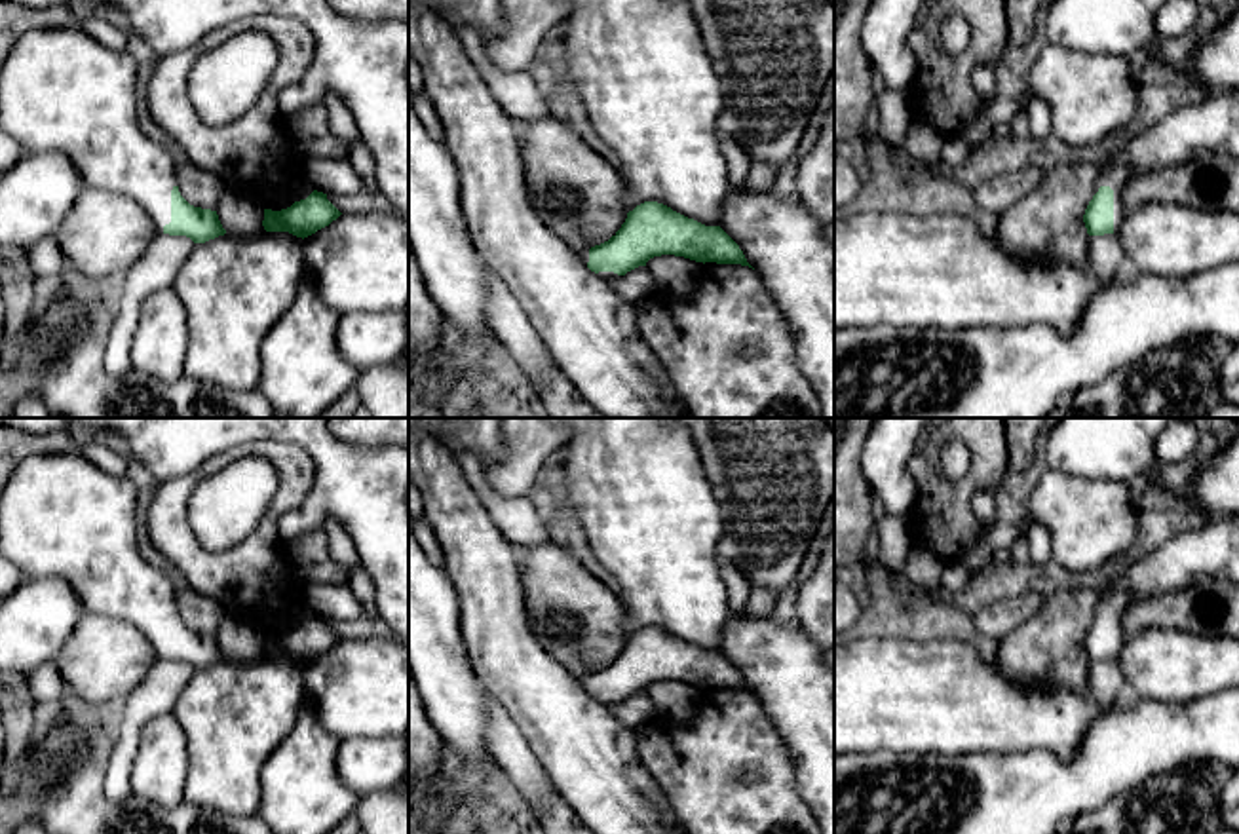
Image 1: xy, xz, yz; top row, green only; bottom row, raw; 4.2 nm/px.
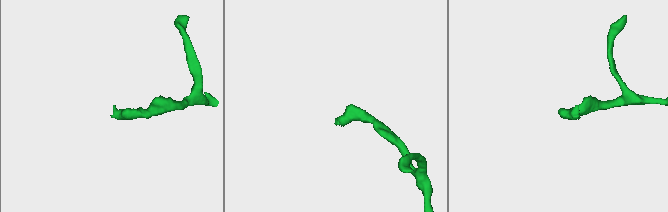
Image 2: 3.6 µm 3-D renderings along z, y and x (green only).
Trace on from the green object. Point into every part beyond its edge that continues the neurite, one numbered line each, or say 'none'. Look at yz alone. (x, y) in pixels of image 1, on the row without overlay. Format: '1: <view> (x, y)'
1: yz (1211, 551)

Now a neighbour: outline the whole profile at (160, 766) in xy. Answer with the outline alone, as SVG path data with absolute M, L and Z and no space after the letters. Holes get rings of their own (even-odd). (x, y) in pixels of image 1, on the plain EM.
M160 712L141 728L141 741L131 768L131 790L162 807L184 800L188 773L186 737L171 712Z

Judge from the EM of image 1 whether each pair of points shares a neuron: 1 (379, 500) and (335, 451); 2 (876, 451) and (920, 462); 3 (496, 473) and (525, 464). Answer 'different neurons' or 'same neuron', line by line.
1: same neuron
2: different neurons
3: same neuron

